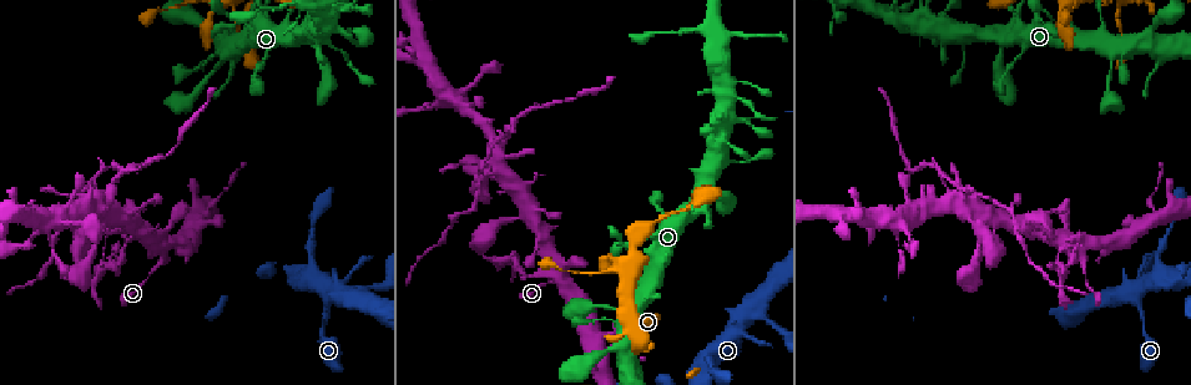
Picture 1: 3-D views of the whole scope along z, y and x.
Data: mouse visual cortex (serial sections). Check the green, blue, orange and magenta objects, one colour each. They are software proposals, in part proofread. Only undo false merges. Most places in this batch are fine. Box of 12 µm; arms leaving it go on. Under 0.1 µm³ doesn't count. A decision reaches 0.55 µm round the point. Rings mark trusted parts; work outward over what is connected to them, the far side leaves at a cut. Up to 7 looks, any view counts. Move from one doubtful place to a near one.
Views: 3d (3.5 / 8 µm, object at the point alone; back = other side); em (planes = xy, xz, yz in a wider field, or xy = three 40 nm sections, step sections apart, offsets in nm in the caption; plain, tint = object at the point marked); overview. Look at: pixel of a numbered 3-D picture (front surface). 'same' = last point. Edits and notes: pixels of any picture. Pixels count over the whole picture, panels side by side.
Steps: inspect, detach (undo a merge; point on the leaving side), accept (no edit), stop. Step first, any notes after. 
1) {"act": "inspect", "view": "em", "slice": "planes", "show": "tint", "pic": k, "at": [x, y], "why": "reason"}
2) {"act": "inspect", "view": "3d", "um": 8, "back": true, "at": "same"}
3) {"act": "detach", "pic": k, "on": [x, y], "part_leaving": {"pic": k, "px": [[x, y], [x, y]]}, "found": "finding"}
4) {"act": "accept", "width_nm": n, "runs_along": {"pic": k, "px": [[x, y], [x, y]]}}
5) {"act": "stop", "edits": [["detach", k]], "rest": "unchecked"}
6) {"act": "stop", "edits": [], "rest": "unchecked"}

{"act": "inspect", "view": "3d", "um": 3.5, "pic": 1, "at": [1118, 22], "why": "sharp bend"}

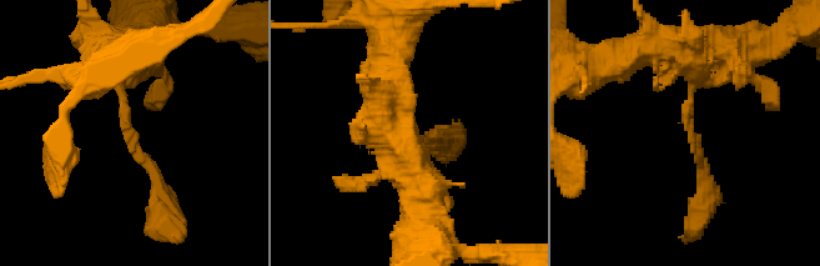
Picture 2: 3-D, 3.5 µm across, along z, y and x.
{"act": "inspect", "view": "em", "slice": "xy", "step": 1, "show": "tint", "pic": 2, "at": [129, 126], "why": "need the tissue"}

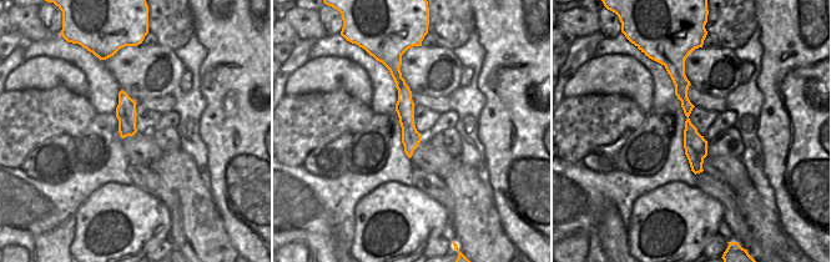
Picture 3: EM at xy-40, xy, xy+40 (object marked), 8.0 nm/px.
{"act": "accept", "runs_along": {"pic": 2, "px": [[159, 200], [109, 58]]}, "found": "all the same cell"}

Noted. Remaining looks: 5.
{"act": "inspect", "view": "3d", "um": 8, "pic": 1, "at": [288, 19], "why": "three arms meet"}

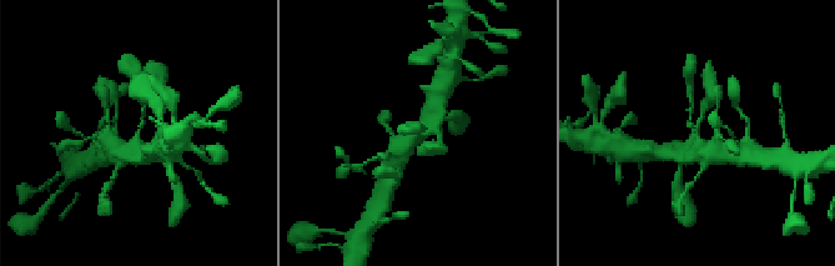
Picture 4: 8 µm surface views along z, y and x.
{"act": "inspect", "view": "3d", "um": 3.5, "pic": 4, "at": [139, 133], "why": "zoom in"}

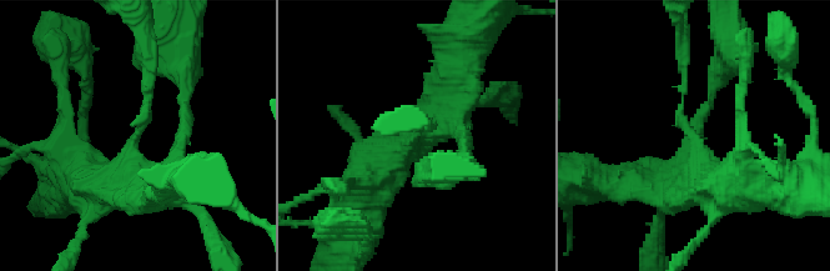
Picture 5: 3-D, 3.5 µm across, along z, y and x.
{"act": "inspect", "view": "em", "slice": "planes", "show": "tint", "pic": 5, "at": [411, 142]}

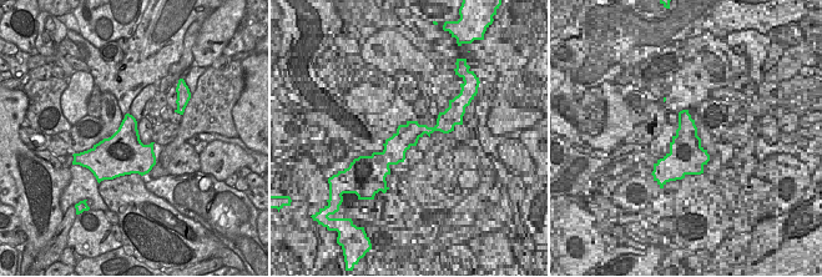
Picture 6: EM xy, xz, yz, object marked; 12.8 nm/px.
{"act": "accept", "width_nm": 550, "runs_along": {"pic": 5, "px": [[90, 182], [129, 182], [144, 83]]}, "found": "one cell here"}

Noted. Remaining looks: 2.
{"act": "inspect", "view": "3d", "um": 3.5, "pic": 1, "at": [127, 242], "why": "sharp bend"}

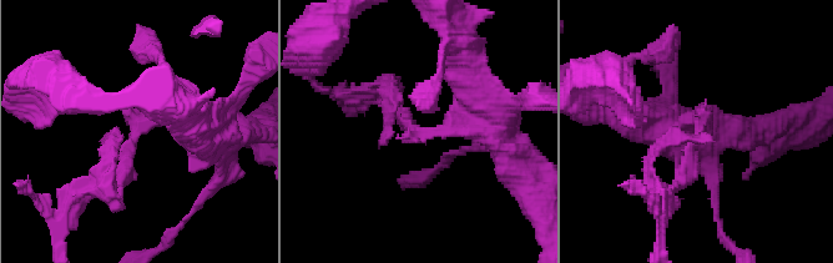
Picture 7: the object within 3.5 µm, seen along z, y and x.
{"act": "inspect", "view": "em", "slice": "xy", "step": 2, "show": "tint", "pic": 7, "at": [417, 130], "arm_widths_nm": [150, 350]}

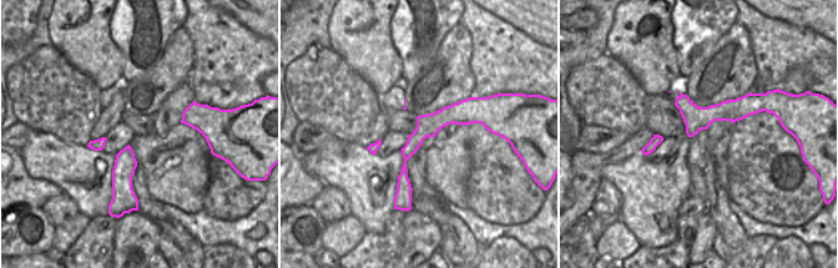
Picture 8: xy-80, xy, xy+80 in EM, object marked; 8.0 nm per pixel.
{"act": "detach", "pic": 7, "on": [398, 105], "border": {"pic": 8, "px": [[731, 100], [731, 109], [712, 115]]}, "found": "a second cell is stuck on"}

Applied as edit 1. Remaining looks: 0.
{"act": "stop", "edits": [["detach", 7]], "rest": "unchecked"}

